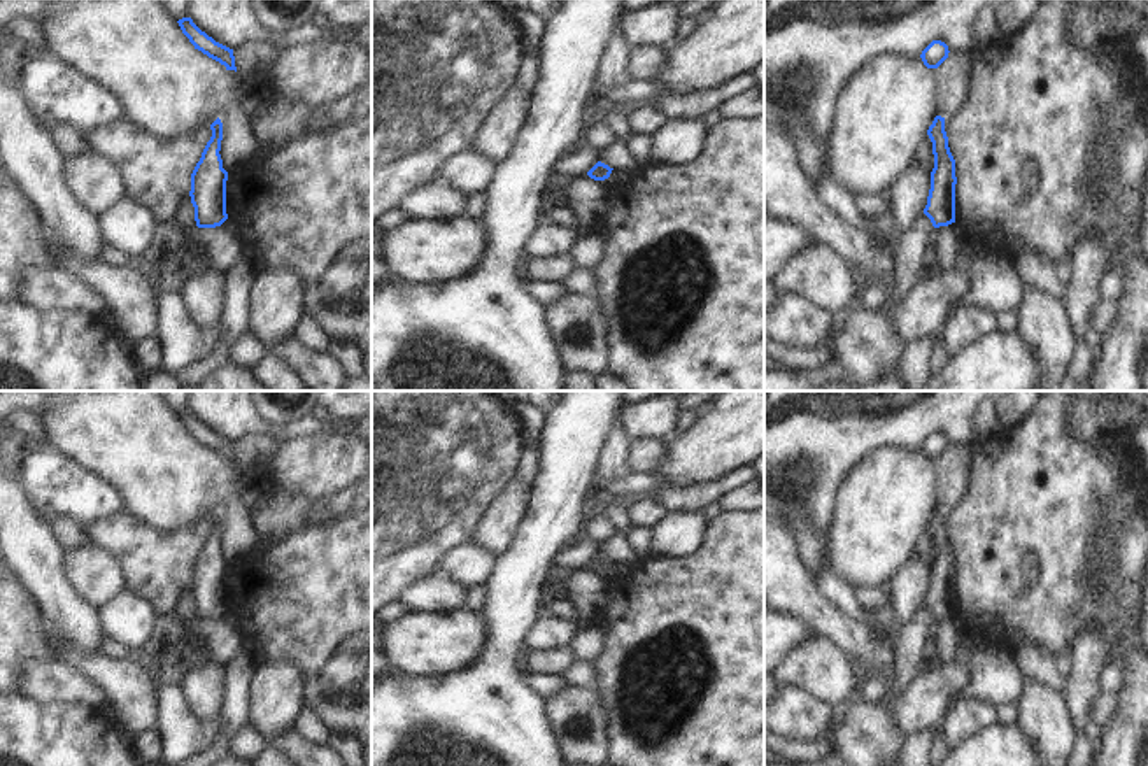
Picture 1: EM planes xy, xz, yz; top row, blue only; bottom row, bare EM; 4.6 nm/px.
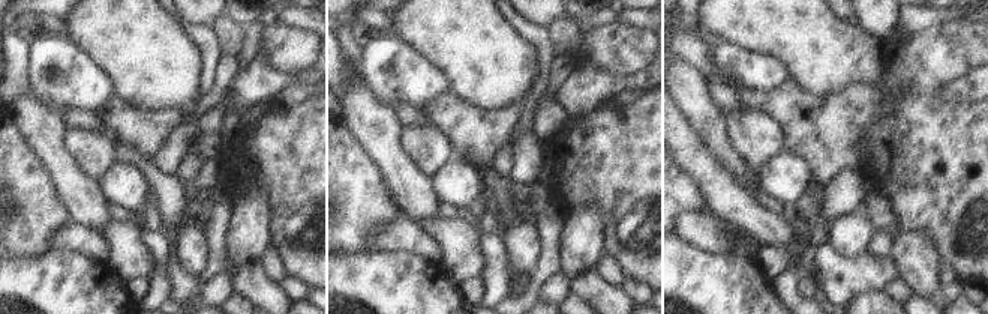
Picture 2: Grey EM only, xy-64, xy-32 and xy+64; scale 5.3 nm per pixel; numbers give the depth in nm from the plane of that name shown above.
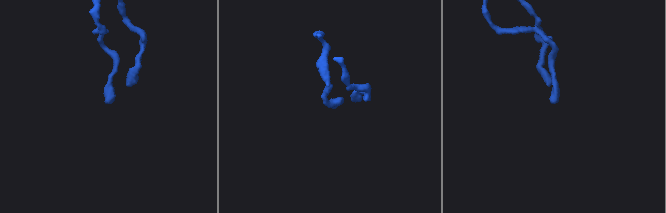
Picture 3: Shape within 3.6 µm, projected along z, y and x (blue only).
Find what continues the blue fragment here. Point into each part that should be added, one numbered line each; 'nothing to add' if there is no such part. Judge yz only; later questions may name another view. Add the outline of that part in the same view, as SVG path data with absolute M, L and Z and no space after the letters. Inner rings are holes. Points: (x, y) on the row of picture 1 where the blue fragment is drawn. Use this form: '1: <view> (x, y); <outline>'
nothing to add

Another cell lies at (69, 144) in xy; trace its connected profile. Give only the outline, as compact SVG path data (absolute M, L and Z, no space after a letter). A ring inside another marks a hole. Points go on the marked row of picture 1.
M53 124L46 128L54 147L63 154L63 158L77 156L89 151L79 135L72 133L67 124Z

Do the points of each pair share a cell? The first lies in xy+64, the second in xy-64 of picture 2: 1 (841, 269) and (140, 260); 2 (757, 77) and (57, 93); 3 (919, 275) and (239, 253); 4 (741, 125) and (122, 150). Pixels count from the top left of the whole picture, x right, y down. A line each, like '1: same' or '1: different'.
1: different
2: same
3: same
4: different

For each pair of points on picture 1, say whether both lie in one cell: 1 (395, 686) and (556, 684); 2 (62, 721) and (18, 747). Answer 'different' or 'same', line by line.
1: different
2: same

